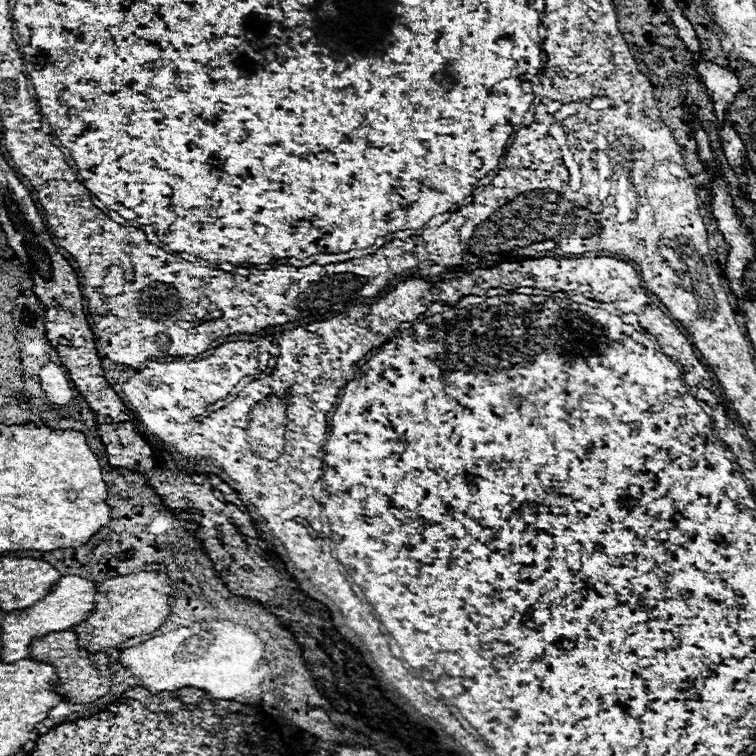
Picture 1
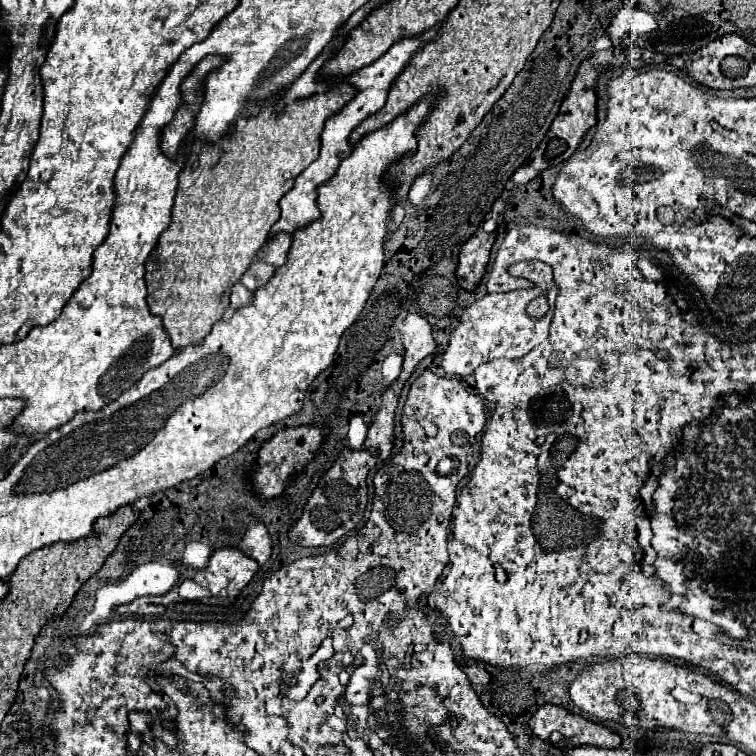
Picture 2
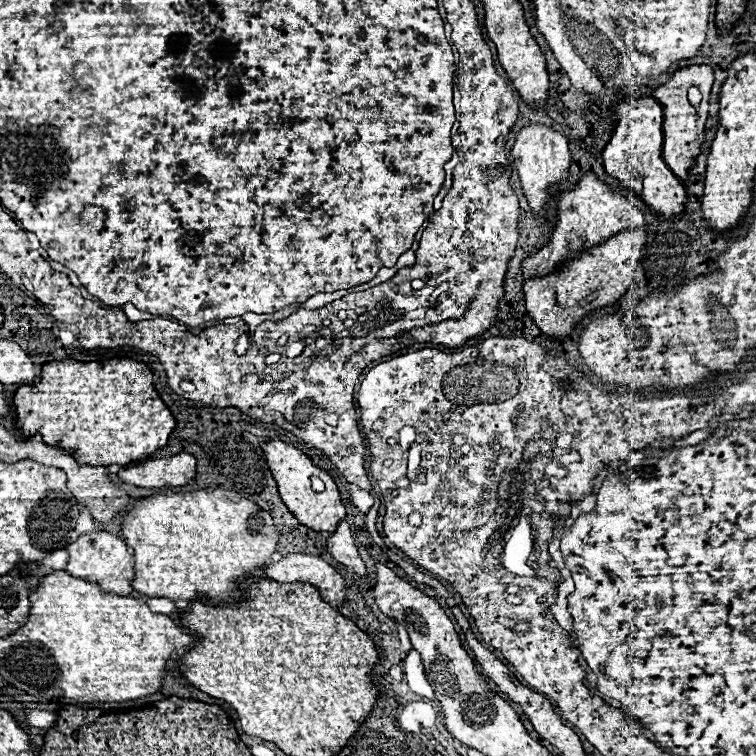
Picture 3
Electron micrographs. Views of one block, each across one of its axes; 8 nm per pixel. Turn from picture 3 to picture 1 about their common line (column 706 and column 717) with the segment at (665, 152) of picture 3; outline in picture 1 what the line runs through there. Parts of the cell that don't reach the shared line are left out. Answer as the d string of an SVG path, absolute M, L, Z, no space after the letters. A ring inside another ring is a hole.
M698 62L696 68L698 68L700 76L704 78L708 92L712 94L718 120L724 122L724 116L726 116L724 112L726 112L728 104L734 100L736 92L740 90L738 78L730 70L720 68L718 64L712 64L712 62Z

